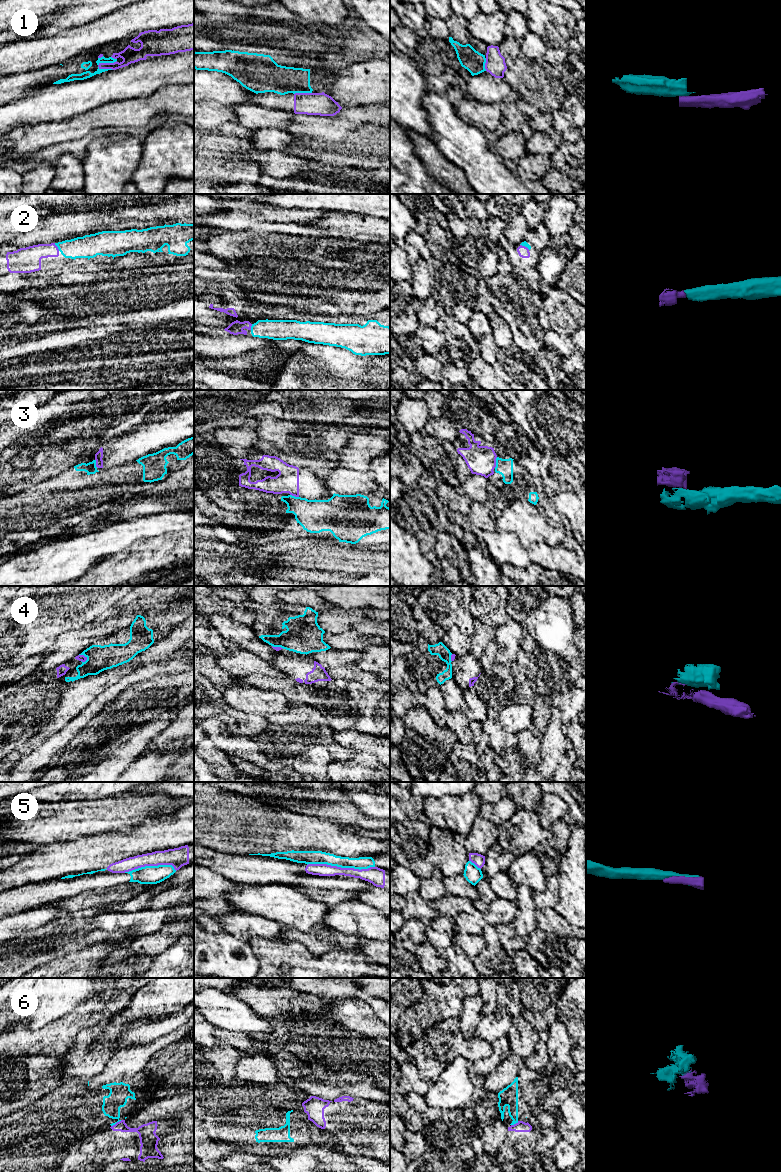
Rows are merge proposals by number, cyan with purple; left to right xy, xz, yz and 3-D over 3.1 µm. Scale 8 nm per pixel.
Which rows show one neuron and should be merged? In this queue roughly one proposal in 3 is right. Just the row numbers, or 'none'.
2, 5

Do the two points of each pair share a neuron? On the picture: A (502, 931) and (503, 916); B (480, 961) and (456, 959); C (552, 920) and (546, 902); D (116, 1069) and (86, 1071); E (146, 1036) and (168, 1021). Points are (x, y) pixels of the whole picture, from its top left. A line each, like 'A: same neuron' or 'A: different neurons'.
A: different neurons
B: different neurons
C: different neurons
D: different neurons
E: same neuron

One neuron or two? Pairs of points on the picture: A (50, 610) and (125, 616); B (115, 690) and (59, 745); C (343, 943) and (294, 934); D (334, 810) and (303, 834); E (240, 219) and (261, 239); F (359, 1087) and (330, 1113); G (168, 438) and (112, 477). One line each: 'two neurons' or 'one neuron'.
A: two neurons
B: one neuron
C: one neuron
D: two neurons
E: two neurons
F: two neurons
G: two neurons

